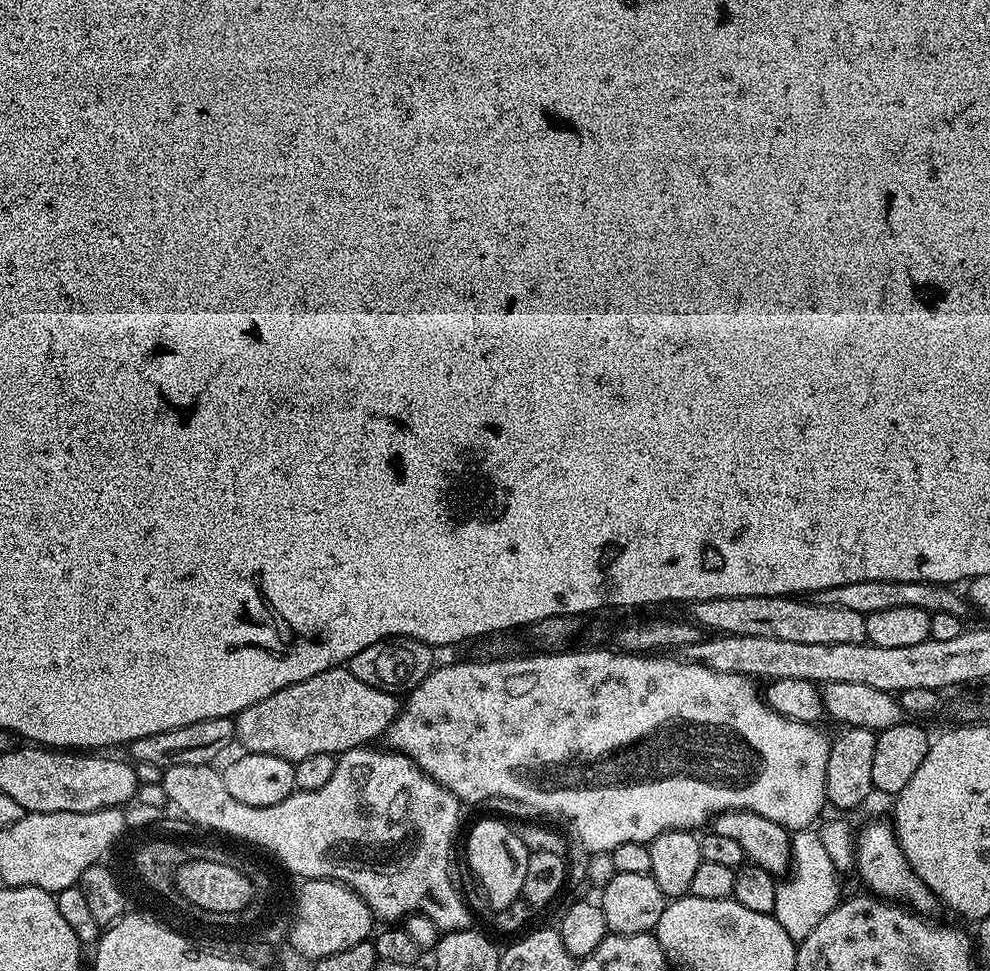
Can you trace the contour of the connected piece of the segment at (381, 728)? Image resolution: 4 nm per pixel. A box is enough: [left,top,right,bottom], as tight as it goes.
[235,667,401,762]

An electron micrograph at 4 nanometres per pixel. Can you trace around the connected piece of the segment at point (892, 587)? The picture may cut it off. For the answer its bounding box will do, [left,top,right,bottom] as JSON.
[814,578,970,617]

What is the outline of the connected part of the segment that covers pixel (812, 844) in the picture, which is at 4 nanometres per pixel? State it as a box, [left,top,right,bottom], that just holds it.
[772,830,842,942]

